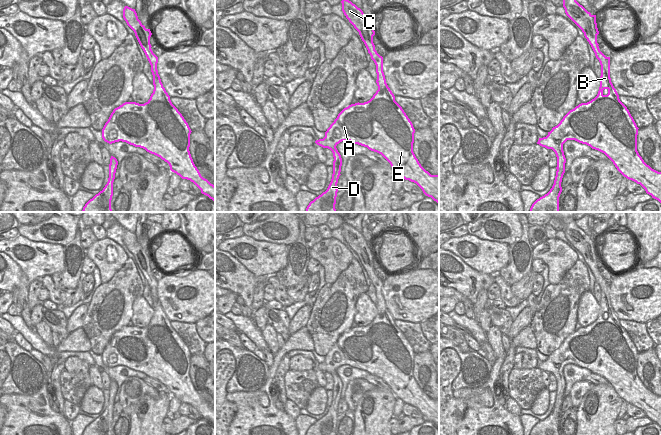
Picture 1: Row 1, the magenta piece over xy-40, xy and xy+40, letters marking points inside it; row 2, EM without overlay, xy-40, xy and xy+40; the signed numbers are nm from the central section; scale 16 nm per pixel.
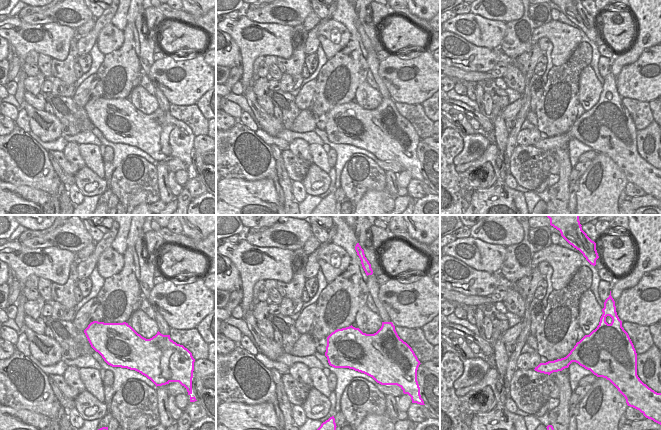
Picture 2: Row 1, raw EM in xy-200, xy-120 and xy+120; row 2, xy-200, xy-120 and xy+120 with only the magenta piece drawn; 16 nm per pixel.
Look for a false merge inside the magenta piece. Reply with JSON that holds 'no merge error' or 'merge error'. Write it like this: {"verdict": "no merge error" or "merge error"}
{"verdict": "no merge error"}

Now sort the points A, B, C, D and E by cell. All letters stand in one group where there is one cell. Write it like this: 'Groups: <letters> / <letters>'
Groups: A B C D E.

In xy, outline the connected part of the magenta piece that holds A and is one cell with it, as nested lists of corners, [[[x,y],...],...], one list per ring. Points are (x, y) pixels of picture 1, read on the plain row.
[[[344,222],[341,227],[344,239],[359,256],[371,283],[376,289],[378,314],[369,325],[358,326],[344,332],[325,356],[325,361],[315,365],[317,369],[332,375],[334,381],[333,398],[327,414],[310,426],[306,435],[336,435],[337,407],[342,390],[342,382],[336,370],[342,365],[350,365],[381,378],[397,398],[400,398],[405,404],[416,407],[426,420],[431,421],[439,428],[439,399],[431,399],[426,395],[413,376],[415,353],[402,331],[395,325],[395,320],[386,307],[383,296],[383,281],[377,277],[373,267],[375,255],[372,243],[367,242],[363,235],[351,225]]]

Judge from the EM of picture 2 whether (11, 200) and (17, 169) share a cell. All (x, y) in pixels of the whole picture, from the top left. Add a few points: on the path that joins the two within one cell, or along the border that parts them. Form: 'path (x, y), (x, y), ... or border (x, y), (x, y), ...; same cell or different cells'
border (10, 182), (16, 185), (28, 185), (36, 189); different cells

